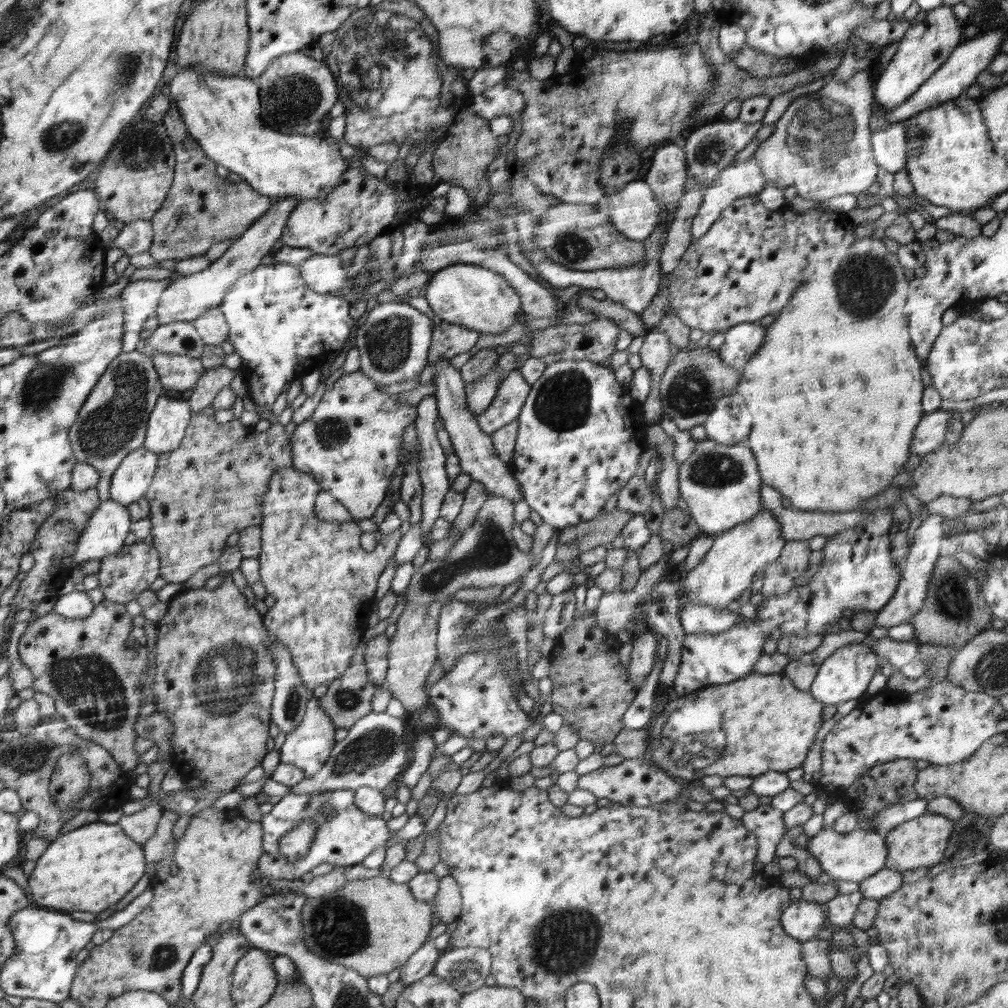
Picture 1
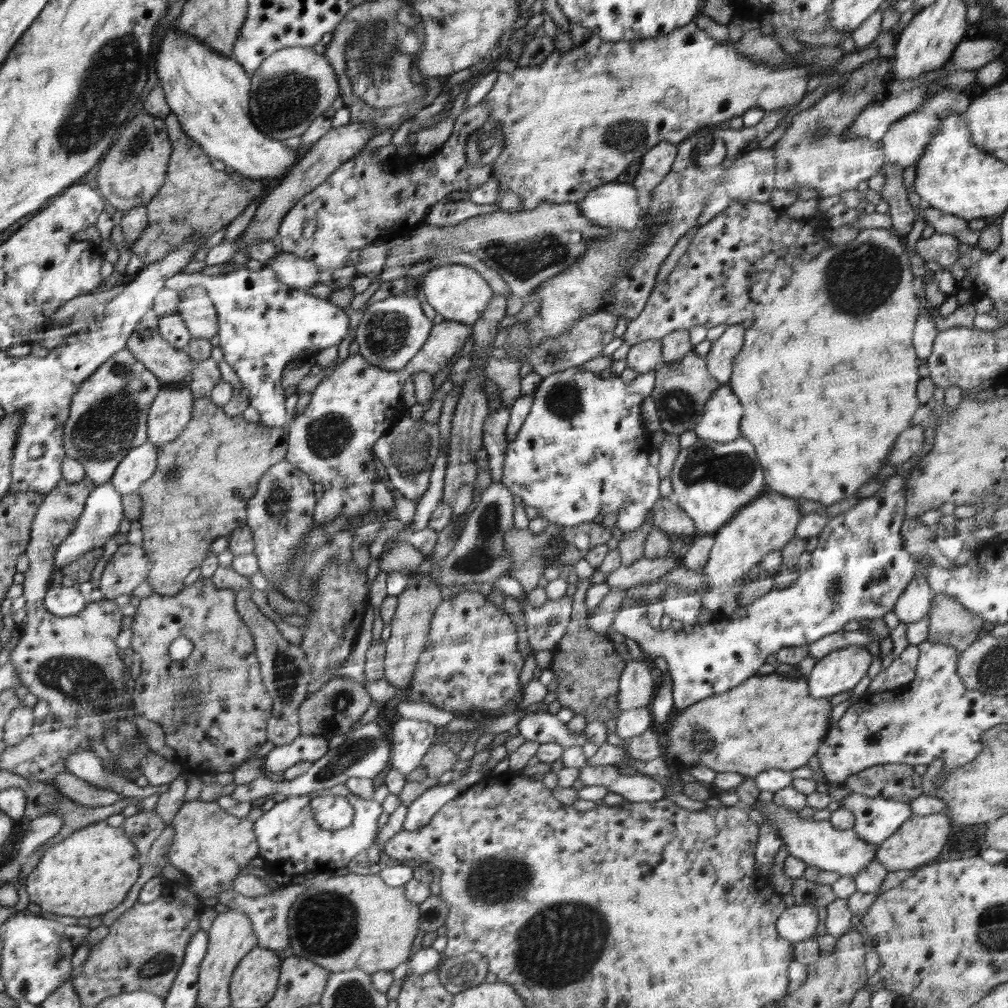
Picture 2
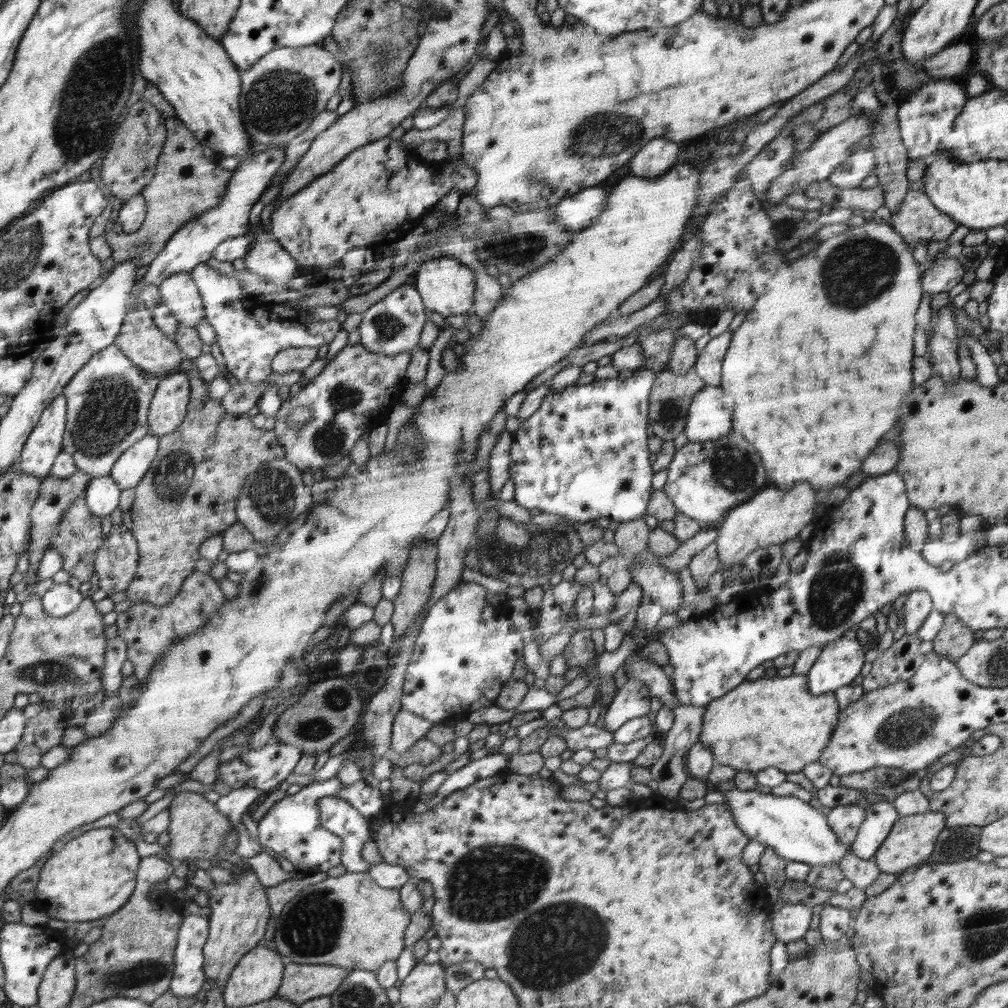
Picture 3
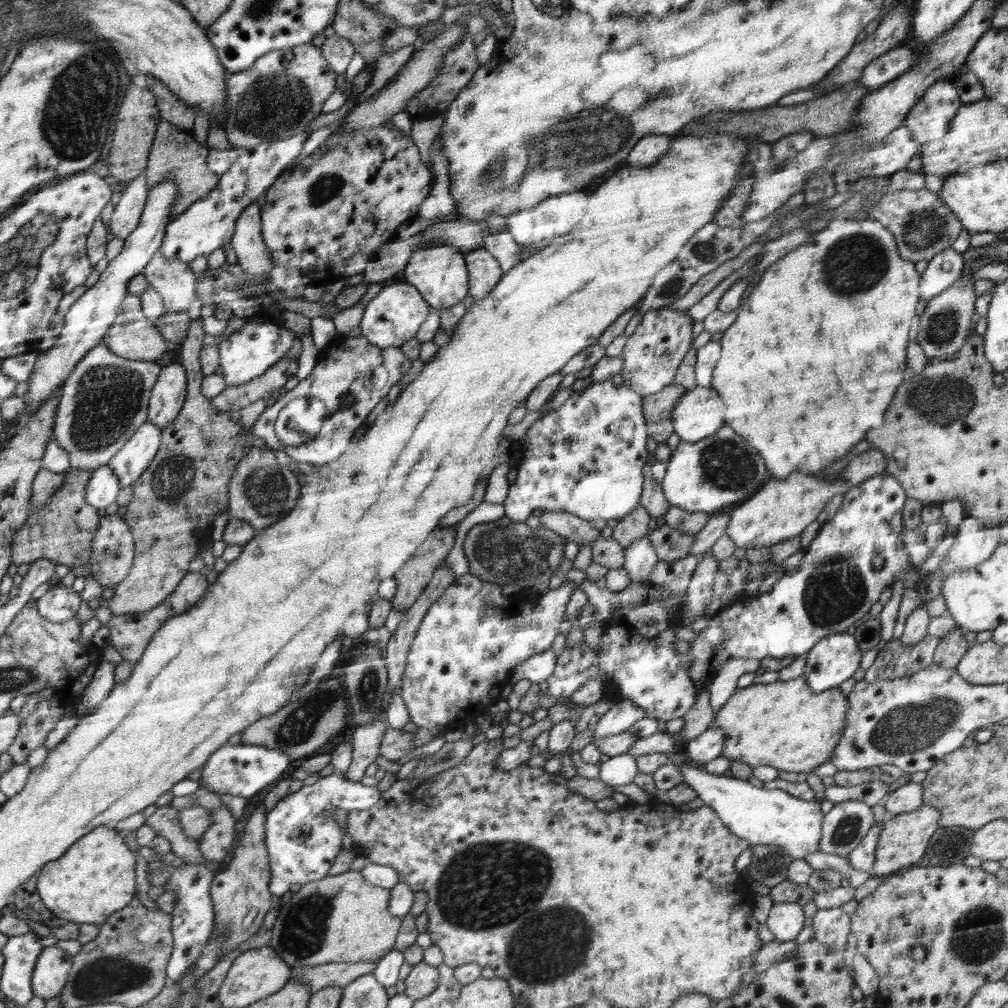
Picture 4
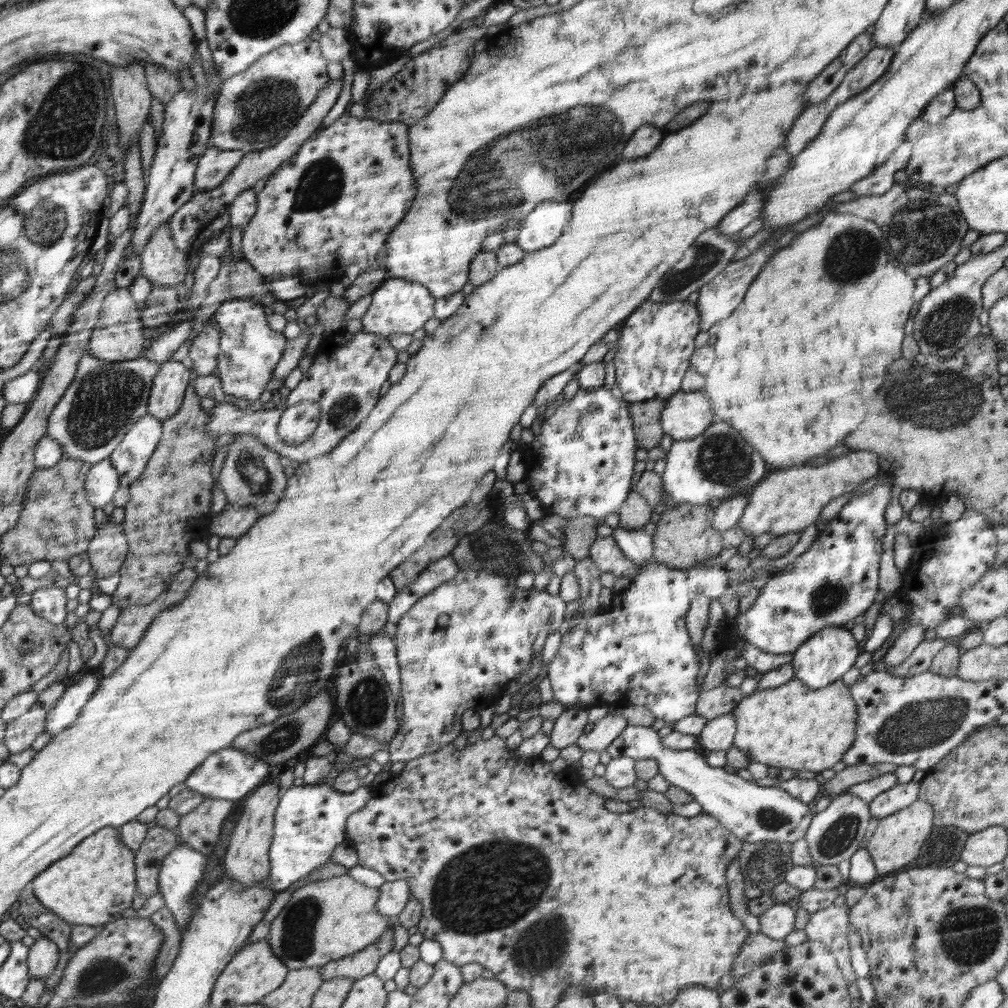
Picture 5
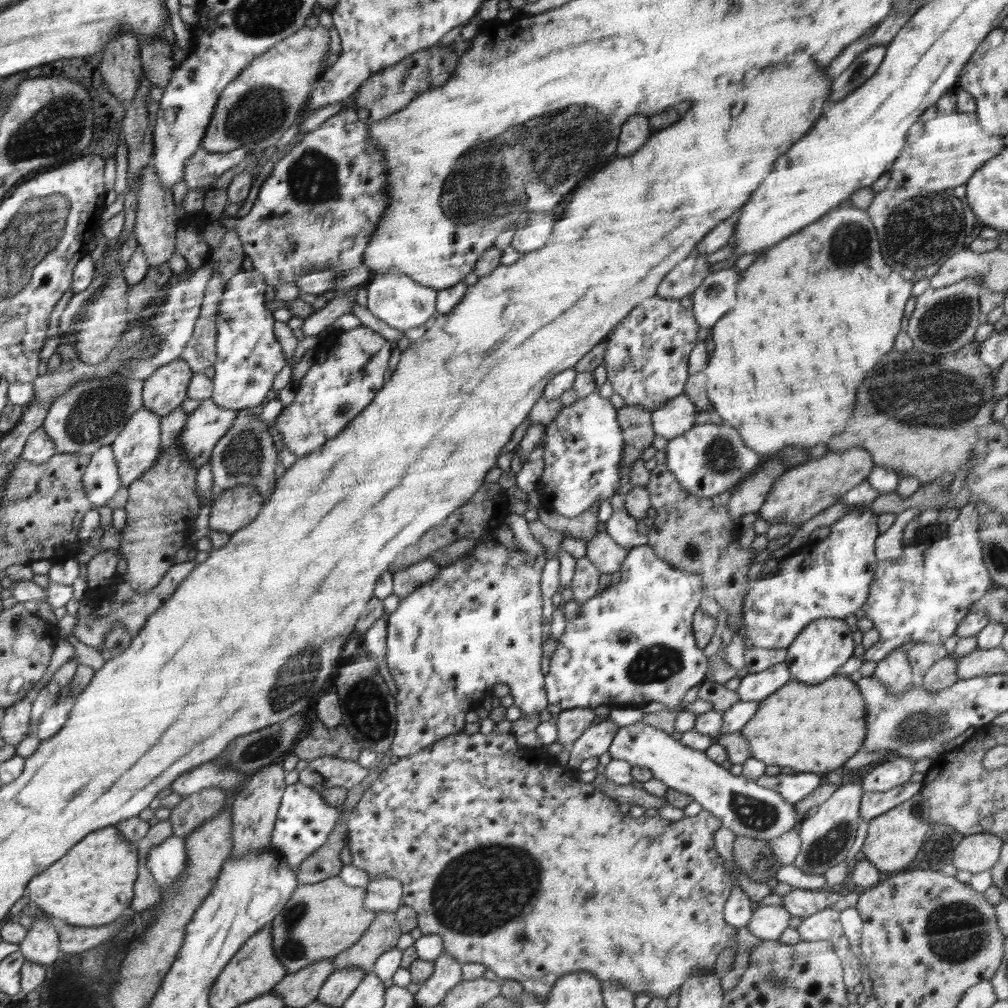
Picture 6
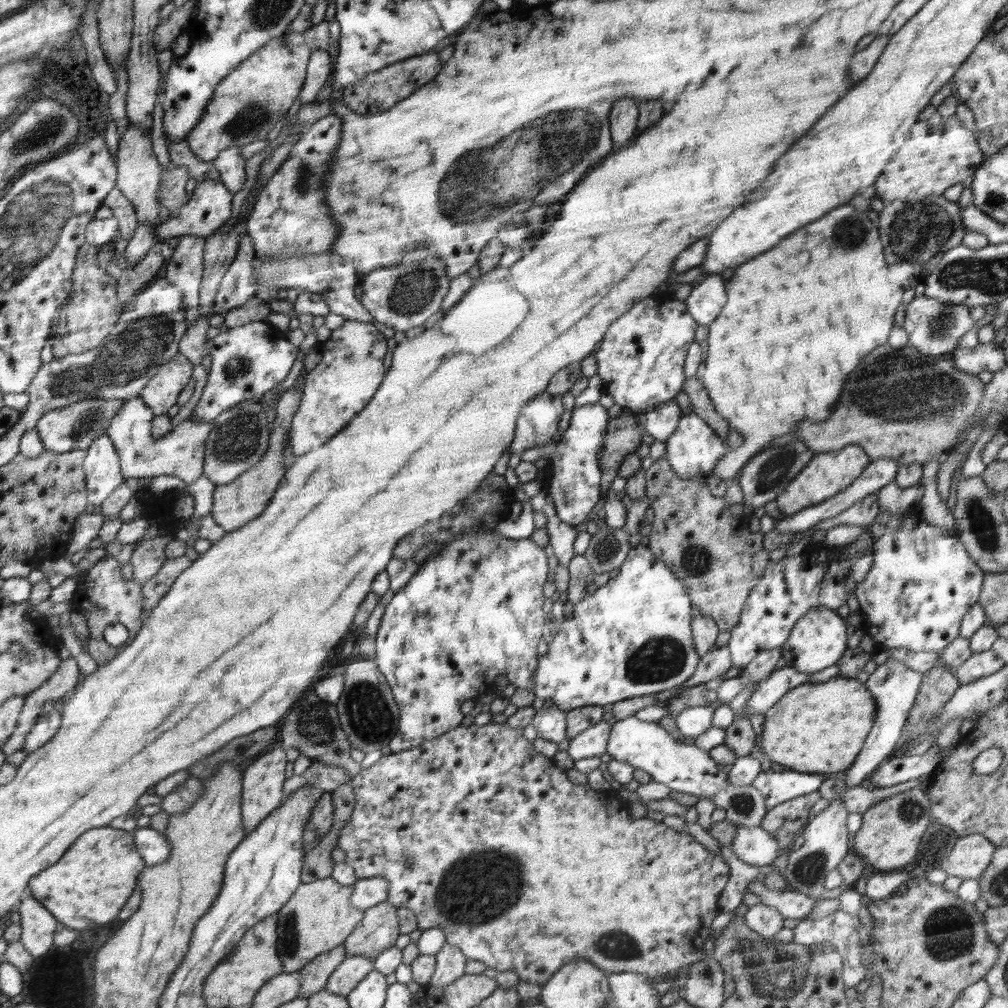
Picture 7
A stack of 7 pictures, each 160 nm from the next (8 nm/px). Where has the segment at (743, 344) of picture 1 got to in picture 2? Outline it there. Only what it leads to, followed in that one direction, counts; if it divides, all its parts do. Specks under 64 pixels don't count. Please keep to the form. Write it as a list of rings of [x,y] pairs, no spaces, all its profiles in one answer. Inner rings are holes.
[[[742,323],[728,325],[720,338],[712,342],[705,356],[708,360],[709,374],[713,375],[722,385],[729,382],[734,357],[744,344],[745,330]]]

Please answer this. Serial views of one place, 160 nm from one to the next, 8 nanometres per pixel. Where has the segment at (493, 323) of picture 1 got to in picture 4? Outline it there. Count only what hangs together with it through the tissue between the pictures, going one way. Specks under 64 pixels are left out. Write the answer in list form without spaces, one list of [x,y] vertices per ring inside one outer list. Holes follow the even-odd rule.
[[[442,241],[416,247],[404,268],[404,278],[407,283],[417,287],[424,295],[425,301],[435,309],[457,305],[469,294],[469,272],[464,257],[464,252],[458,247]]]

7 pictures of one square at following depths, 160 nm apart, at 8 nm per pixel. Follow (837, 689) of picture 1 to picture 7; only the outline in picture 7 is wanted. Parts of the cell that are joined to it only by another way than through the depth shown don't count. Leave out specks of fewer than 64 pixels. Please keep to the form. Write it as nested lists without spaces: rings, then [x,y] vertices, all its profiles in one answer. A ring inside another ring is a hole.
[[[814,608],[808,610],[806,616],[797,620],[789,634],[788,640],[781,646],[782,659],[790,668],[795,668],[803,673],[818,673],[821,670],[828,669],[829,666],[836,665],[848,650],[846,646],[846,624],[836,612],[829,608]]]

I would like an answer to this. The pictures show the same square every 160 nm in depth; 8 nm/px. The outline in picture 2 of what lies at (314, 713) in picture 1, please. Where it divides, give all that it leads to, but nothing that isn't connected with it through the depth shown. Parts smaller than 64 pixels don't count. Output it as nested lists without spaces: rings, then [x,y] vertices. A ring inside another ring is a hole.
[[[300,734],[298,735],[298,738],[295,738],[295,740],[293,742],[290,742],[290,744],[284,744],[284,746],[275,747],[263,758],[263,765],[261,767],[261,772],[263,773],[262,776],[266,776],[264,775],[264,772],[274,772],[282,774],[287,768],[290,768],[291,766],[294,766],[294,764],[299,762],[308,761],[313,763],[315,760],[318,760],[318,758],[322,758],[322,756],[324,756],[324,754],[326,754],[326,751],[328,750],[328,738],[324,738],[323,736],[316,736],[315,734]]]

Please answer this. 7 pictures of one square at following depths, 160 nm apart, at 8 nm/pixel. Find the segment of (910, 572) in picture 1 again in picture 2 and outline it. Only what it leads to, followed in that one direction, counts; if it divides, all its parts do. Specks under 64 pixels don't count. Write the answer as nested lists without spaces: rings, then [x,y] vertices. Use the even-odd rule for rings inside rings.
[[[921,554],[916,559],[919,560],[919,574],[909,582],[893,608],[898,620],[904,624],[927,617],[935,597],[925,577],[925,570],[934,565],[933,561],[927,554]]]

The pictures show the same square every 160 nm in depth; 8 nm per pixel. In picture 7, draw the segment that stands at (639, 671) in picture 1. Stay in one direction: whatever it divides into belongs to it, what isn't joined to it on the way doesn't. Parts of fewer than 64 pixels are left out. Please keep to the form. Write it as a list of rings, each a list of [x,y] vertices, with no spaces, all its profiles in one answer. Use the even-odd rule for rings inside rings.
[[[606,721],[599,722],[588,728],[588,730],[584,730],[584,732],[569,740],[568,756],[574,762],[583,758],[601,757],[601,755],[606,753],[610,729],[611,724]]]

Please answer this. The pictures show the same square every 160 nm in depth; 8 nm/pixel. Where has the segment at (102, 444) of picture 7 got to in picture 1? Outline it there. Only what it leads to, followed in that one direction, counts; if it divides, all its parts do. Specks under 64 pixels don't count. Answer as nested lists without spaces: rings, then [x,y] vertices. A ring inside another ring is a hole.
[[[111,499],[101,501],[78,538],[73,561],[76,564],[88,560],[100,561],[117,553],[125,546],[132,521],[127,508],[122,504]]]

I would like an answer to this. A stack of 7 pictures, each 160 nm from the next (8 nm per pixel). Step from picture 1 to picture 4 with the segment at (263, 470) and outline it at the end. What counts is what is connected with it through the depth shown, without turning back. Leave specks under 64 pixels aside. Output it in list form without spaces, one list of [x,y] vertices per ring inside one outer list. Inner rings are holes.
[[[202,318],[191,320],[186,338],[177,347],[177,361],[186,370],[190,370],[190,402],[181,408],[181,412],[172,424],[165,426],[161,449],[153,458],[152,465],[138,478],[136,484],[132,484],[132,501],[126,506],[125,521],[132,534],[135,547],[133,565],[123,581],[120,581],[114,589],[114,597],[105,601],[112,611],[113,616],[127,613],[142,613],[157,608],[168,597],[171,597],[174,589],[184,580],[185,574],[190,574],[190,566],[194,566],[194,558],[198,558],[202,547],[212,542],[214,534],[214,522],[218,522],[218,515],[230,510],[229,490],[234,473],[237,472],[241,458],[245,456],[252,446],[244,437],[250,430],[240,435],[242,424],[234,423],[230,414],[221,413],[210,404],[202,394],[201,384],[205,378],[201,370],[200,352],[203,347],[202,340],[205,332]]]

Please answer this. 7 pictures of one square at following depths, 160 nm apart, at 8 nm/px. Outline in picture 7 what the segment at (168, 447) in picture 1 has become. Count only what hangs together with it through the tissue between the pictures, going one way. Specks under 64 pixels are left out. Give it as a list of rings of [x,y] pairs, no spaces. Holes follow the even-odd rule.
[[[178,353],[162,365],[160,372],[142,389],[139,396],[154,414],[166,415],[168,409],[177,403],[181,390],[191,381],[193,365],[186,355]]]

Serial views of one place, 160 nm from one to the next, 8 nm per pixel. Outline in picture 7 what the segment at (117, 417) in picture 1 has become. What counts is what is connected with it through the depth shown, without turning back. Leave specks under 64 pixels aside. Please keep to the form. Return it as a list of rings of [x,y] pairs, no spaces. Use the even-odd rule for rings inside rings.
[[[87,398],[68,406],[51,410],[37,422],[36,429],[45,450],[55,453],[65,453],[71,450],[88,450],[93,440],[101,434],[106,434],[110,426],[110,420],[114,418],[122,403],[128,398],[115,398],[104,400],[103,398]]]

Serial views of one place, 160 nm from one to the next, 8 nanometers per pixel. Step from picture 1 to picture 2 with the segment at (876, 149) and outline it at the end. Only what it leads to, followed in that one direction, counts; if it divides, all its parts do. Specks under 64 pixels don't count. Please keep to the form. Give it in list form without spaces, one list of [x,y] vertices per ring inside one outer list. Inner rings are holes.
[[[946,88],[925,100],[924,104],[919,109],[914,110],[912,114],[906,114],[901,120],[894,122],[880,140],[886,164],[892,163],[903,169],[916,165],[921,154],[924,154],[927,143],[932,140],[935,132],[938,131],[942,120],[946,119],[948,115],[952,115],[953,112],[963,113],[970,103],[971,100],[968,99],[966,93]]]

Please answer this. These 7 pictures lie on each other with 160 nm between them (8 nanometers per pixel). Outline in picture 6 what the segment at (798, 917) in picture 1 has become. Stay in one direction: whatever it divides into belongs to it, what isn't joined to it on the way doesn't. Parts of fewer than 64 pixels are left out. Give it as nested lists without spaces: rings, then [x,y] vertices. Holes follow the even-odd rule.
[[[782,905],[761,906],[753,910],[749,923],[745,926],[754,936],[765,941],[777,940],[788,928],[790,913]]]

